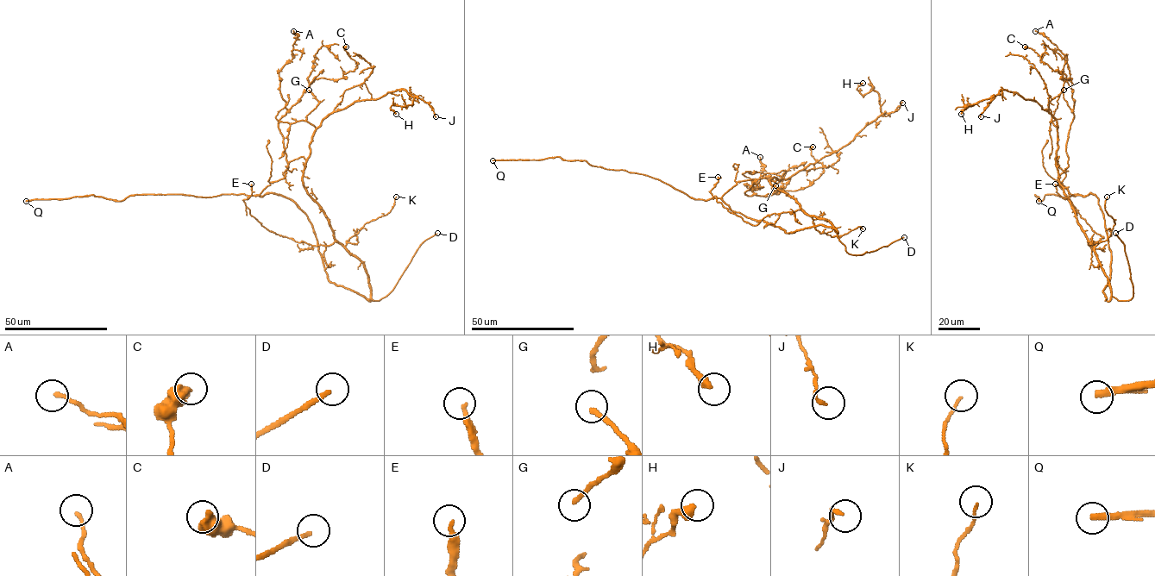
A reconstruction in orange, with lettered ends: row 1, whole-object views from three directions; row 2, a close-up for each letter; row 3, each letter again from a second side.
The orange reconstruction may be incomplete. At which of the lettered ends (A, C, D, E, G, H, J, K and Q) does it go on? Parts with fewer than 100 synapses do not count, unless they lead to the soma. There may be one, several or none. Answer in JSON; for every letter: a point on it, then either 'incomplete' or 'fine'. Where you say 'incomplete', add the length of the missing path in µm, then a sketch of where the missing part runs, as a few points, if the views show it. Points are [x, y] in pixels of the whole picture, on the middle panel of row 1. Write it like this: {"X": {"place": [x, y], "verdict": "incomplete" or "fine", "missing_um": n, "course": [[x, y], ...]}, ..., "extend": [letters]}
{"A": {"place": [760, 157], "verdict": "fine"}, "C": {"place": [812, 147], "verdict": "fine"}, "D": {"place": [904, 237], "verdict": "incomplete", "missing_um": 35}, "E": {"place": [718, 177], "verdict": "fine"}, "G": {"place": [775, 185], "verdict": "fine"}, "H": {"place": [863, 83], "verdict": "fine"}, "J": {"place": [902, 103], "verdict": "fine"}, "K": {"place": [863, 228], "verdict": "fine"}, "Q": {"place": [492, 160], "verdict": "incomplete", "missing_um": 250}, "extend": ["D", "Q"]}

